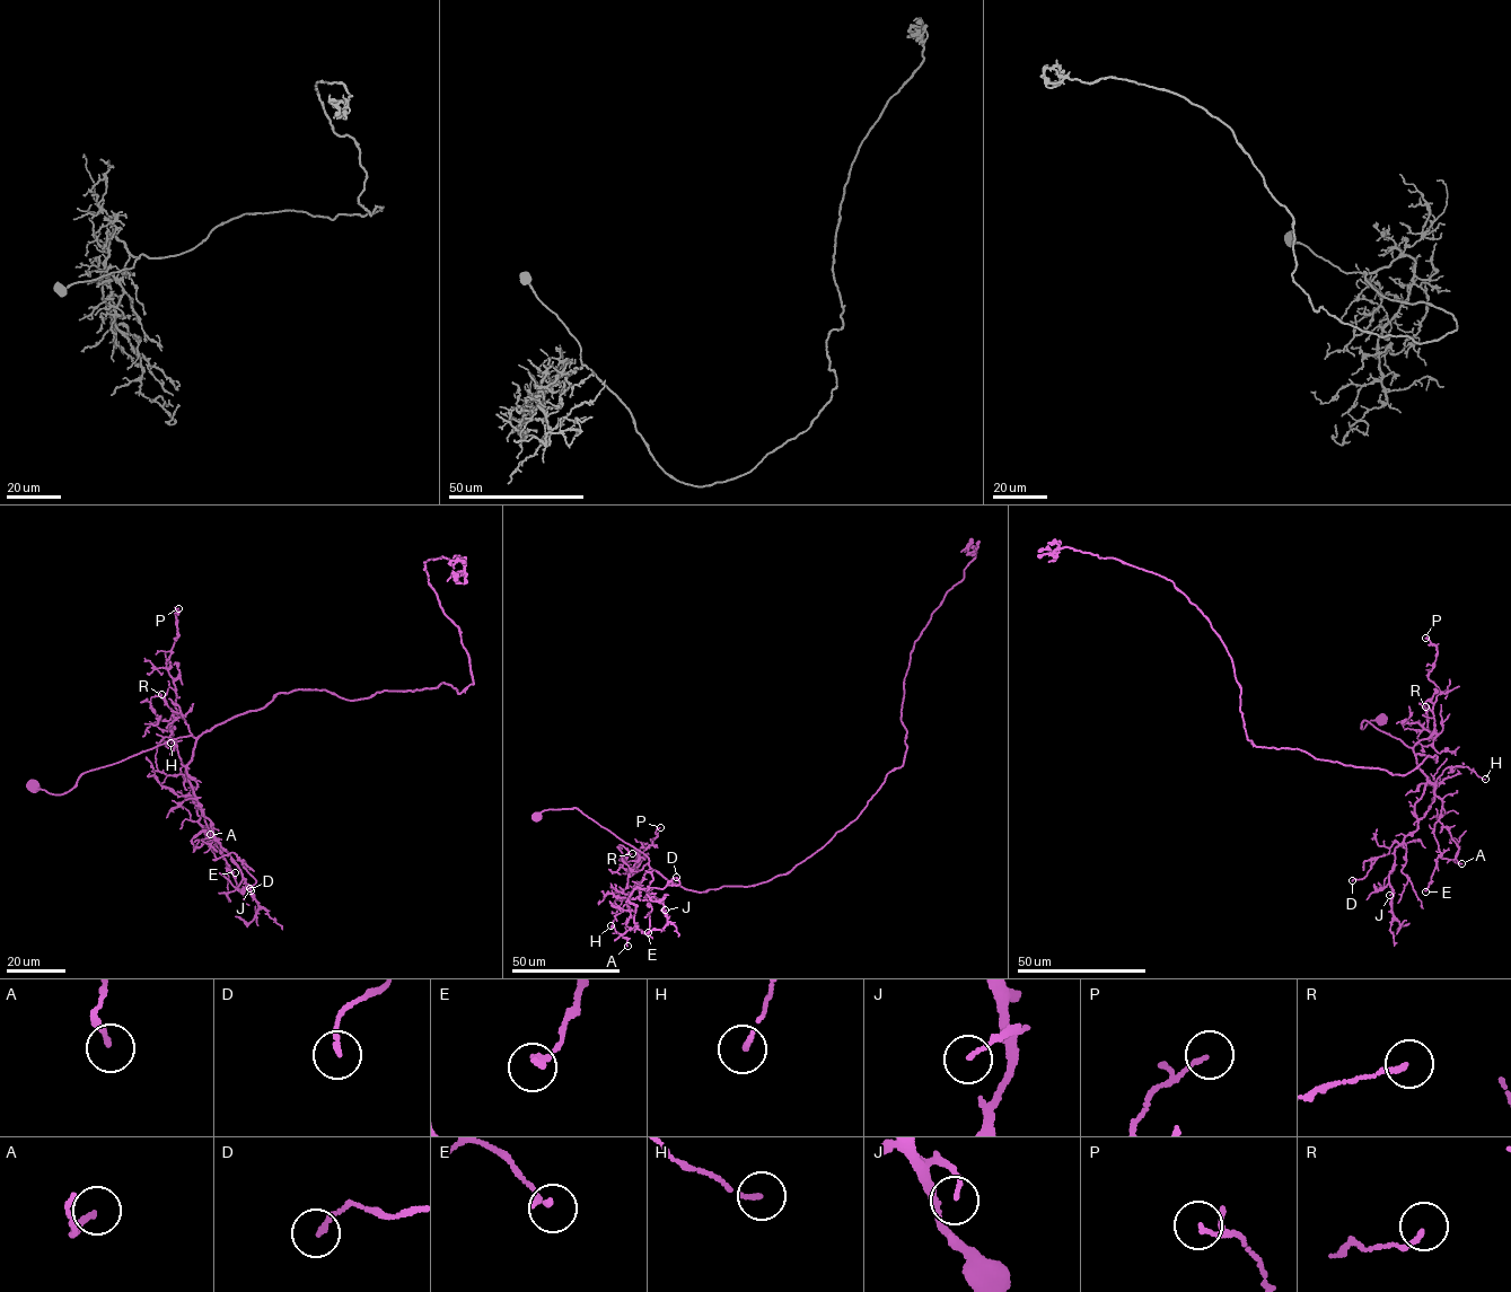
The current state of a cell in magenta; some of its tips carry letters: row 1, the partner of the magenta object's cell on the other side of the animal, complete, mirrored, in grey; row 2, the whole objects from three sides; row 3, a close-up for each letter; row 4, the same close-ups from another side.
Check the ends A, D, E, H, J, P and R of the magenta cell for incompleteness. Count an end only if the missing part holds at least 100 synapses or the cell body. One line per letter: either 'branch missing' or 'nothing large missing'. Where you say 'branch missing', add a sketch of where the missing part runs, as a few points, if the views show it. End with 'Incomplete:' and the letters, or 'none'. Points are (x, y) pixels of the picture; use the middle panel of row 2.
A: nothing large missing
D: nothing large missing
E: nothing large missing
H: nothing large missing
J: nothing large missing
P: nothing large missing
R: nothing large missing
Incomplete: none

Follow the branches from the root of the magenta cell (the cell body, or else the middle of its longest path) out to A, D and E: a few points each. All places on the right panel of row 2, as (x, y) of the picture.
A: (1381, 721), (1360, 728), (1365, 720), (1413, 749), (1442, 802), (1439, 822), (1461, 863)
D: (1381, 721), (1360, 728), (1365, 720), (1411, 747), (1428, 783), (1414, 806), (1416, 829), (1352, 880)
E: (1381, 721), (1360, 728), (1365, 720), (1411, 747), (1442, 802), (1433, 831), (1440, 854), (1425, 891)

